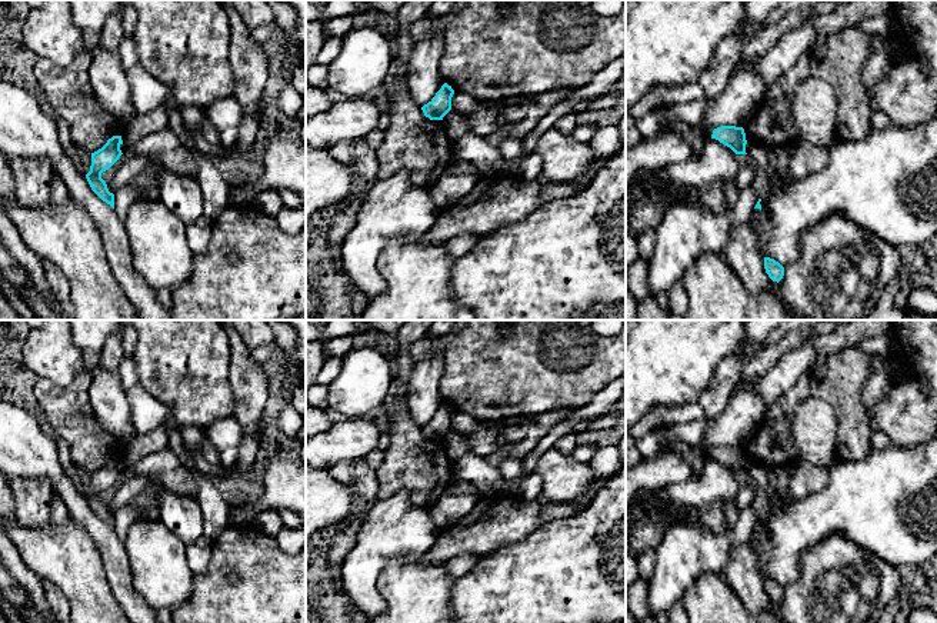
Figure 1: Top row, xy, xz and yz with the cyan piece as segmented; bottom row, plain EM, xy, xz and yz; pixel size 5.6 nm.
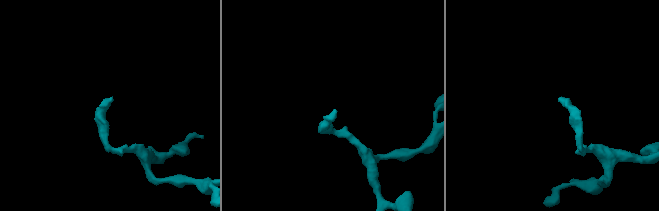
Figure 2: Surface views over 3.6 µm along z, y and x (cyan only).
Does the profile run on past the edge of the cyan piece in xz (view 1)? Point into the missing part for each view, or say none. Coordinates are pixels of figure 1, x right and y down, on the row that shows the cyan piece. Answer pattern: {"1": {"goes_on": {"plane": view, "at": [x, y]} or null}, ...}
{"1": {"goes_on": null}}

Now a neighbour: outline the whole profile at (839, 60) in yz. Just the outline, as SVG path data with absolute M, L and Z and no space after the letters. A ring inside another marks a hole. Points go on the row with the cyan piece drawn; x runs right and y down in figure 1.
M850 26L821 36L821 43L810 54L810 74L827 81L836 91L838 113L834 136L843 141L860 141L871 133L871 106L861 81L863 66L867 60L873 34L858 26Z

